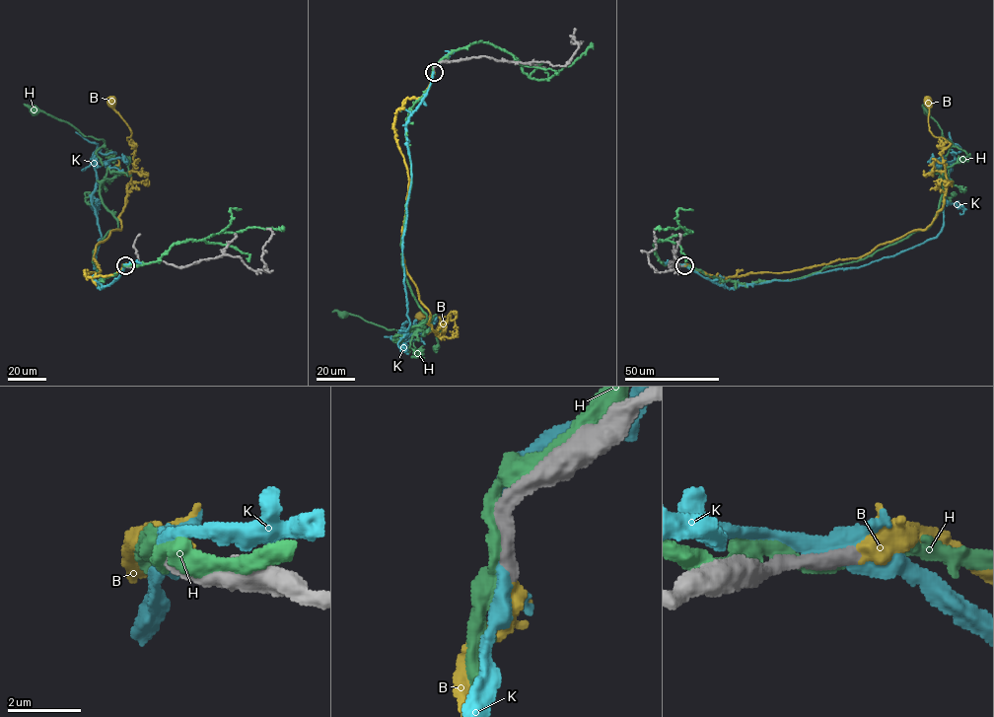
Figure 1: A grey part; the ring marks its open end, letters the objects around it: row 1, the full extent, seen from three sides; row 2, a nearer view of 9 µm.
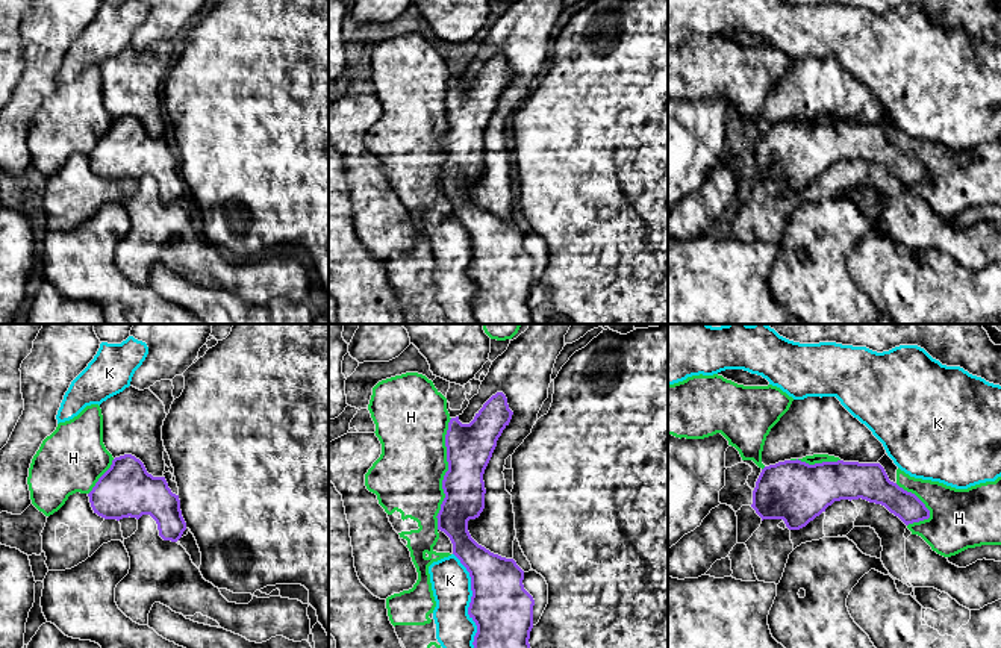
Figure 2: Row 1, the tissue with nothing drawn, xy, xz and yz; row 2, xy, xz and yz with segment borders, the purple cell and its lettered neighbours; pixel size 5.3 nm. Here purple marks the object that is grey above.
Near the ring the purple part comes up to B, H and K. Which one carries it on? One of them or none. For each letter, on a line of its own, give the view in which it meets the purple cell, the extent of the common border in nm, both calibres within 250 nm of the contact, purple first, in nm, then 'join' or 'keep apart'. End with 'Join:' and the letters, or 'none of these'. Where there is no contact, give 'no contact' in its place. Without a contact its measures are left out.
B: no contact | join
H: xz | 600 nm | 240/360 nm | keep apart
K: xz | 500 nm | 320/200 nm | keep apart
Join: B

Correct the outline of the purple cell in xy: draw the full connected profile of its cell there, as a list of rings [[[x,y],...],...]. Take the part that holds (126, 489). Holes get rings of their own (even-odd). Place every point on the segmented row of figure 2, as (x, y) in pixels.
[[[132,454],[115,457],[88,497],[94,513],[104,519],[150,515],[164,541],[177,542],[186,530],[179,495],[171,492],[165,477],[148,474]]]

